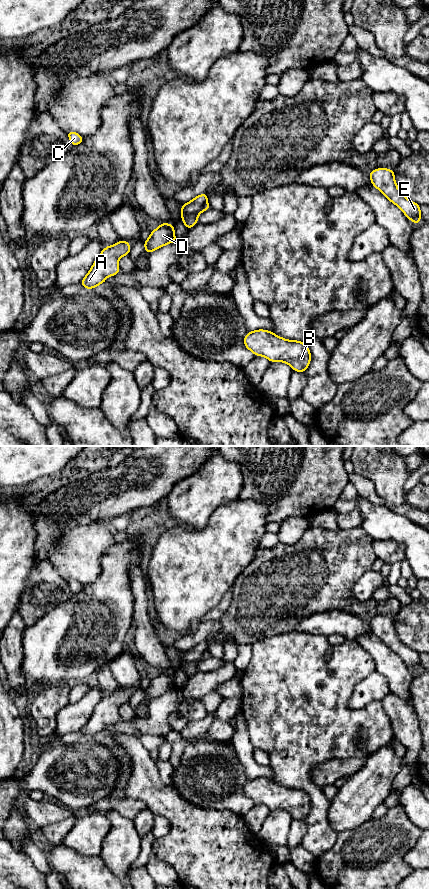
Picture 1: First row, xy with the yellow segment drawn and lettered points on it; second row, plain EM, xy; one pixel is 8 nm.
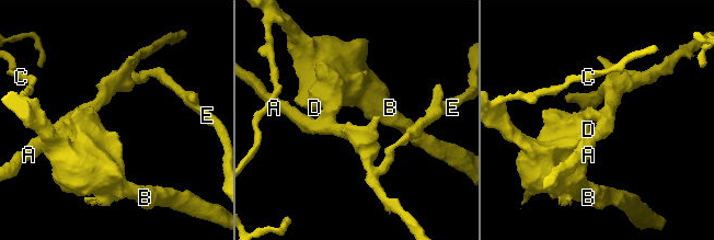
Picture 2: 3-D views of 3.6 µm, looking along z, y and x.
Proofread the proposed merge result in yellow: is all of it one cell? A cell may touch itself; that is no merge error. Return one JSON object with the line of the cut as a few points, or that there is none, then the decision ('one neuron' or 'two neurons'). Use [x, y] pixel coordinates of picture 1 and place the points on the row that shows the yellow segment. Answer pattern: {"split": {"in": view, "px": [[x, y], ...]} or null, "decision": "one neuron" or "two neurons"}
{"split": {"in": "xy", "px": [[207, 202], [196, 212], [182, 214]]}, "decision": "two neurons"}

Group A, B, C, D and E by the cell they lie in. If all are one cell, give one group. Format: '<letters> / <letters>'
A E / B C D

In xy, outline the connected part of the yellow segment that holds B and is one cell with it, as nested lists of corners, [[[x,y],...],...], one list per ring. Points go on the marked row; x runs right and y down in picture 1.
[[[249,331],[243,341],[255,356],[266,357],[270,362],[287,363],[293,371],[305,373],[311,361],[309,347],[304,342],[287,340],[272,331]]]

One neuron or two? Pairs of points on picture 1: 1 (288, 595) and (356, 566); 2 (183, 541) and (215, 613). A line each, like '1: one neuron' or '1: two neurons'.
1: one neuron
2: two neurons

